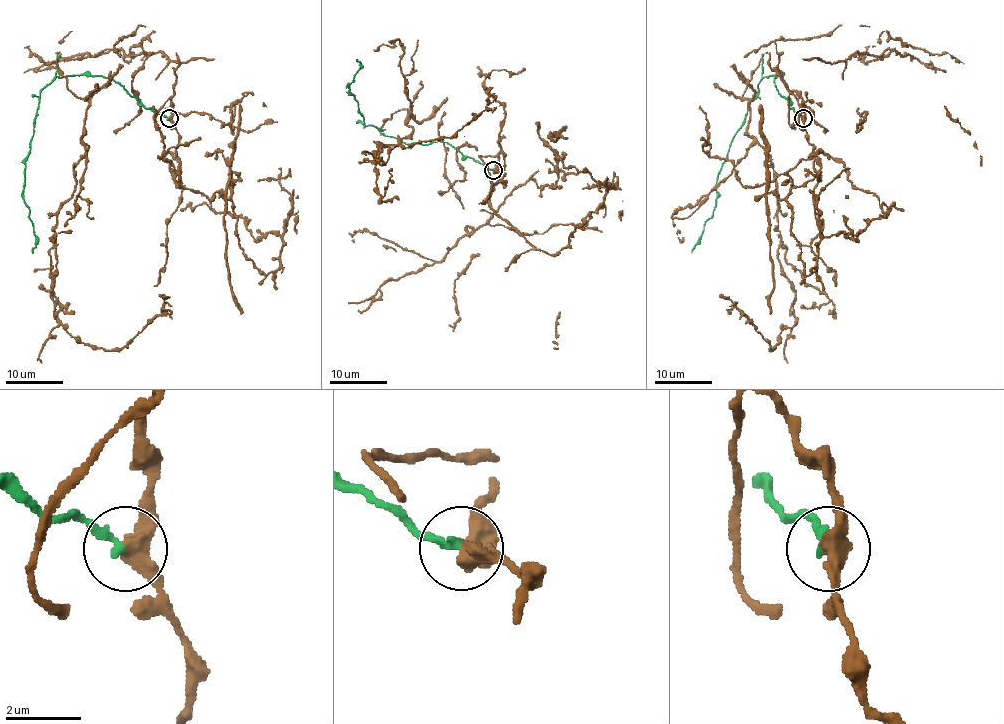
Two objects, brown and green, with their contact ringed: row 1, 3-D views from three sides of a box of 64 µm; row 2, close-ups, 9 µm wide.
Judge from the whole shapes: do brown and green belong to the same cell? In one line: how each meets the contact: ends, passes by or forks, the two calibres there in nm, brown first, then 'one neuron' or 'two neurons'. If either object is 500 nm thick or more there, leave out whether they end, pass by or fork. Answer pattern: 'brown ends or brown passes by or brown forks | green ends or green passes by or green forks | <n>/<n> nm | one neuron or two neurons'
brown passes by | green ends | 400/220 nm | two neurons

